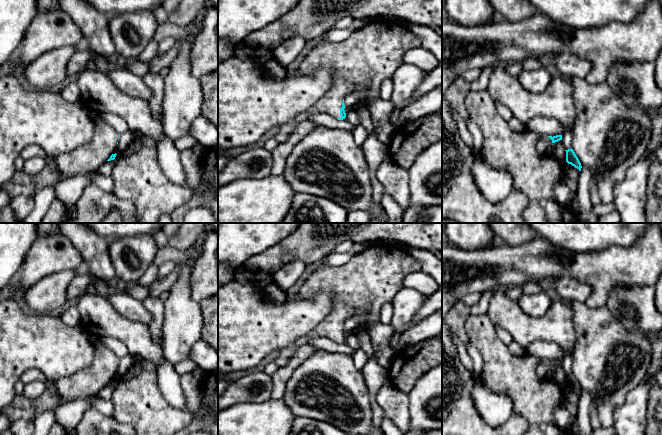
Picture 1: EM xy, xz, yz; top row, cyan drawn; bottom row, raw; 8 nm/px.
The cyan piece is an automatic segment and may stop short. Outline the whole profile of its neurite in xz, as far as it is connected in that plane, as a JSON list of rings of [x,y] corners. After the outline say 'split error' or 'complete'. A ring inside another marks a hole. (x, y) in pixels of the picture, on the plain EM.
[[[388,242],[369,244],[363,252],[338,266],[321,265],[303,283],[299,293],[304,299],[312,299],[319,291],[330,290],[334,294],[331,311],[313,330],[279,350],[275,363],[279,367],[288,364],[298,347],[309,344],[309,341],[315,338],[328,338],[338,344],[345,343],[344,321],[358,312],[366,313],[366,323],[362,329],[378,323],[381,307],[392,302],[394,296],[404,286],[407,275],[420,270],[421,263],[409,252],[405,252],[399,245]]]; split error

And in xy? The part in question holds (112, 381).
[[[91,337],[94,347],[92,363],[72,375],[62,377],[52,383],[57,391],[68,401],[85,398],[97,394],[106,385],[114,385],[111,401],[114,404],[113,418],[122,424],[131,424],[136,435],[175,435],[188,427],[193,419],[190,412],[172,407],[163,397],[158,381],[157,369],[154,363],[147,360],[135,362],[122,376],[117,376],[120,358],[106,348],[101,341]]]; split error

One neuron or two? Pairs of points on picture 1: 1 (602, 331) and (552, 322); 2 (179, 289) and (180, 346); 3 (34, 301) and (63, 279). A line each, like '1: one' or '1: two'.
1: two
2: one
3: one

